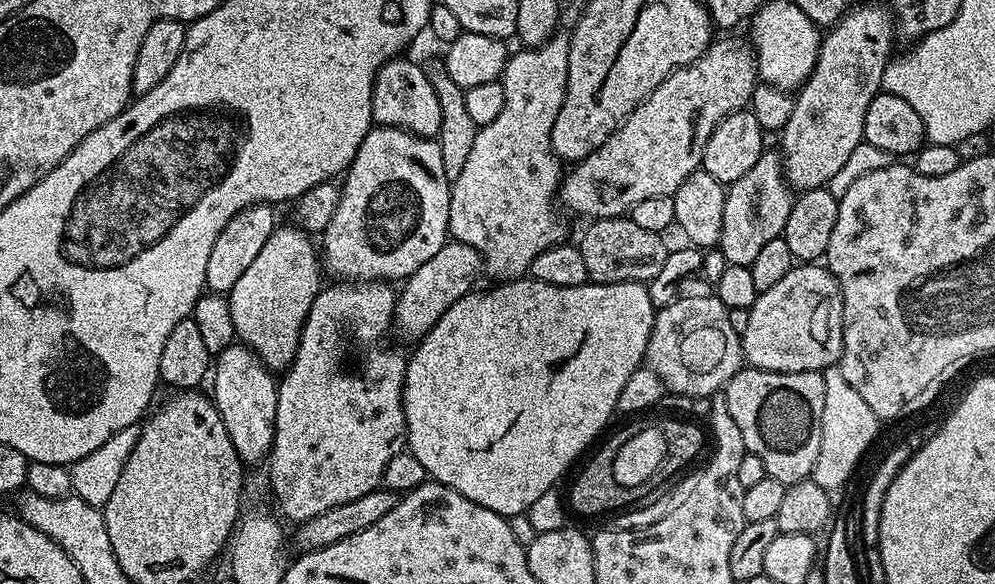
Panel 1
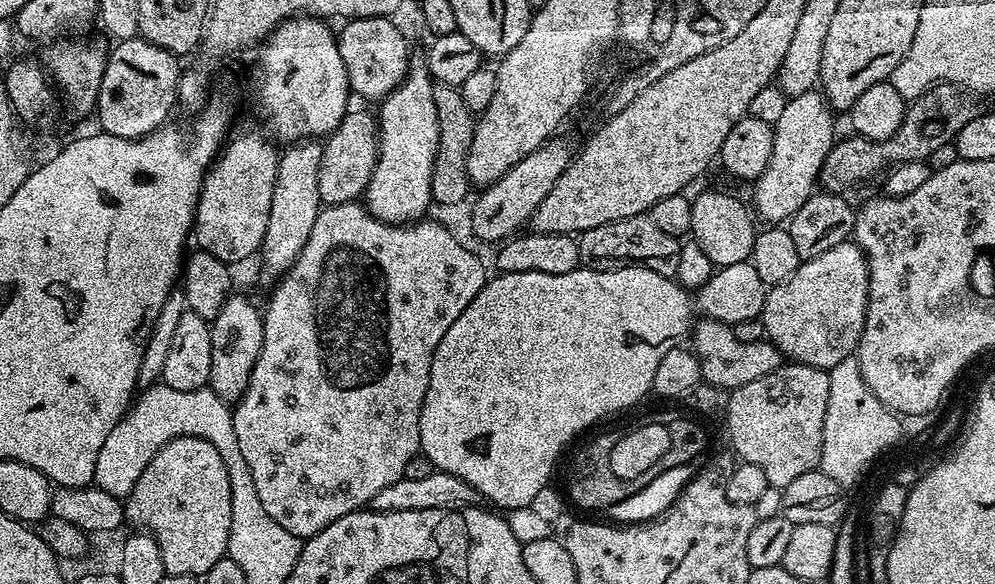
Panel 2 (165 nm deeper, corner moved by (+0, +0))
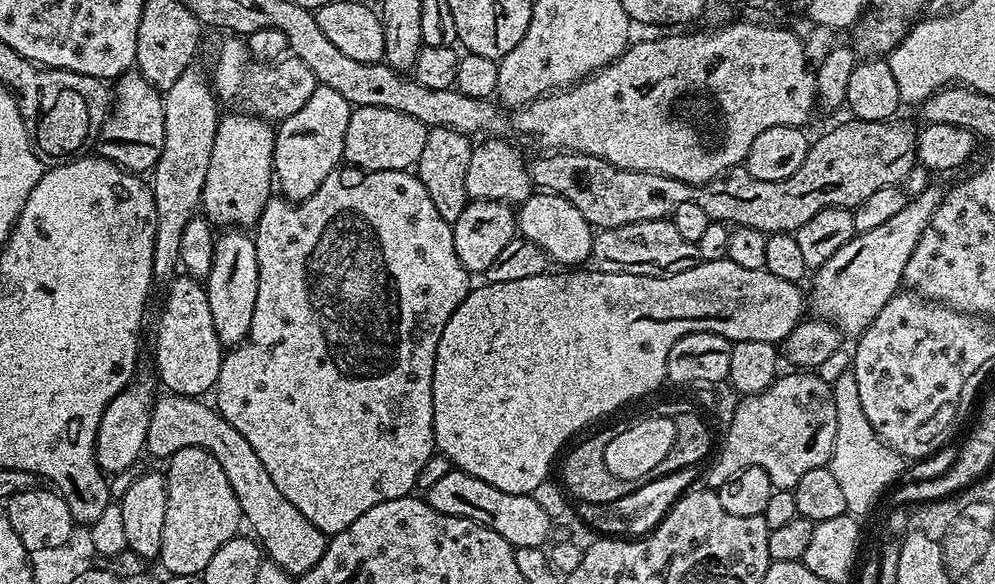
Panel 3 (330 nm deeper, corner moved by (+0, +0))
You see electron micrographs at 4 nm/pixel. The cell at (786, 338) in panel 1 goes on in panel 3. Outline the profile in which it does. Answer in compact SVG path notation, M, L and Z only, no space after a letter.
M932 182L917 196L911 197L894 218L882 222L874 230L857 232L842 250L837 250L820 268L815 269L810 288L810 308L821 320L828 320L845 337L858 338L878 318L878 313L890 298L901 291L906 262L918 246L918 238L932 221L934 210L944 200L945 189Z

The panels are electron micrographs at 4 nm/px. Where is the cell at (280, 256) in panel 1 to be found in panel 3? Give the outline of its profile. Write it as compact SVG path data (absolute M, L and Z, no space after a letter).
M323 86L317 87L315 95L310 97L308 104L302 106L300 112L290 114L289 117L279 121L275 129L276 155L274 157L274 180L280 188L285 199L299 202L310 198L318 186L322 186L324 176L330 174L333 168L341 167L344 143L346 142L346 126L350 105L346 98L338 94L338 90L330 90Z

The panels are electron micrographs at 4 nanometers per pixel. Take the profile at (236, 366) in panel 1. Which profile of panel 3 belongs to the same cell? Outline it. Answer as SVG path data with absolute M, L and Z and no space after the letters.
M224 230L217 235L214 246L214 264L210 266L206 287L210 302L210 315L214 318L214 330L218 334L221 345L241 344L250 330L250 321L254 318L254 301L258 298L258 254L255 239L247 231Z

